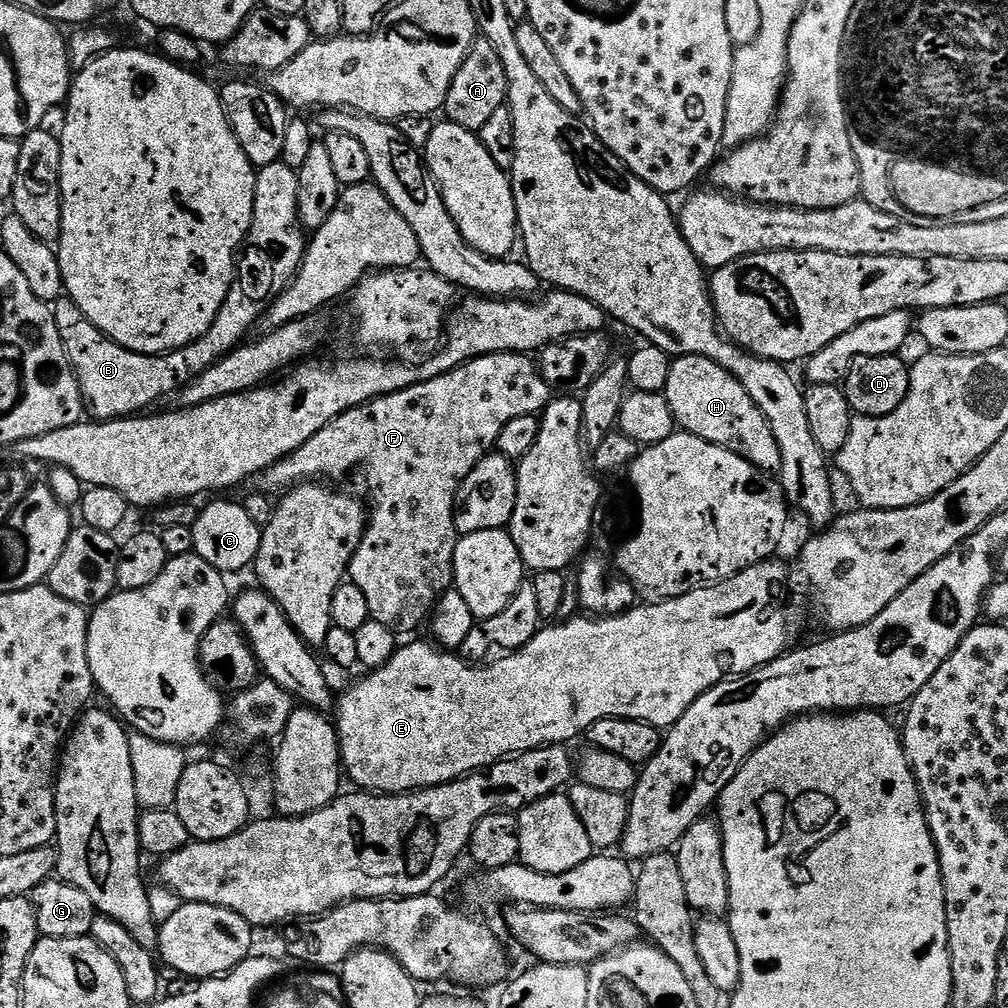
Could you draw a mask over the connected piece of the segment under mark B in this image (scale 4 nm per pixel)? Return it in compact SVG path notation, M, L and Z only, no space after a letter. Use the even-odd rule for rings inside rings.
M283 162L268 164L256 173L256 201L254 202L254 214L252 215L252 228L248 232L247 247L243 249L242 259L238 264L238 275L235 277L232 288L228 292L226 302L222 310L218 310L218 318L212 323L212 329L205 336L198 338L185 348L176 352L169 352L163 356L143 356L137 352L131 352L116 344L106 333L98 330L86 314L82 314L74 301L61 298L56 301L54 311L56 314L56 325L58 334L62 334L62 342L68 351L68 357L72 363L72 369L76 371L76 377L80 380L80 389L84 395L84 403L89 413L93 412L97 421L118 420L131 417L133 414L143 413L155 400L163 398L167 392L175 393L184 387L198 374L202 374L210 366L223 356L228 356L245 343L248 331L255 324L263 321L265 312L271 308L272 303L279 298L285 288L292 283L296 273L300 271L300 263L304 261L306 251L305 229L300 223L300 206L298 196L300 194L300 178L297 169Z

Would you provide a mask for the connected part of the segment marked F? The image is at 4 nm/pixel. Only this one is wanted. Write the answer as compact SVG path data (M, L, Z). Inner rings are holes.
M495 352L478 356L432 380L421 380L406 390L379 396L369 404L342 413L334 422L318 430L310 442L263 473L263 487L287 490L297 482L316 482L321 478L336 482L332 480L344 480L351 472L360 471L372 495L372 508L370 504L370 519L358 550L352 555L348 576L351 583L366 594L371 619L382 622L382 626L390 626L397 634L412 632L424 619L429 619L443 594L454 584L452 567L458 539L456 514L461 484L477 462L495 449L498 434L502 434L506 422L522 418L522 414L543 413L553 399L554 389L531 355Z

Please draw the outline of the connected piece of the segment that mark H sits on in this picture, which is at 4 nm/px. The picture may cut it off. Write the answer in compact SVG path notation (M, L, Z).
M678 356L673 359L670 378L664 387L663 396L670 402L670 410L676 415L677 425L683 431L694 434L711 444L722 446L734 454L738 454L744 460L749 460L756 468L760 468L769 474L779 473L782 462L782 450L778 448L778 438L774 436L774 430L770 428L770 422L762 414L742 386L738 378L734 378L718 362L714 362L705 356Z

